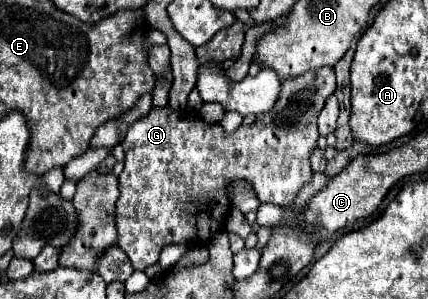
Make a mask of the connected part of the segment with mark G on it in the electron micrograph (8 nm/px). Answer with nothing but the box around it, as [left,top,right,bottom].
[117,67,335,271]

